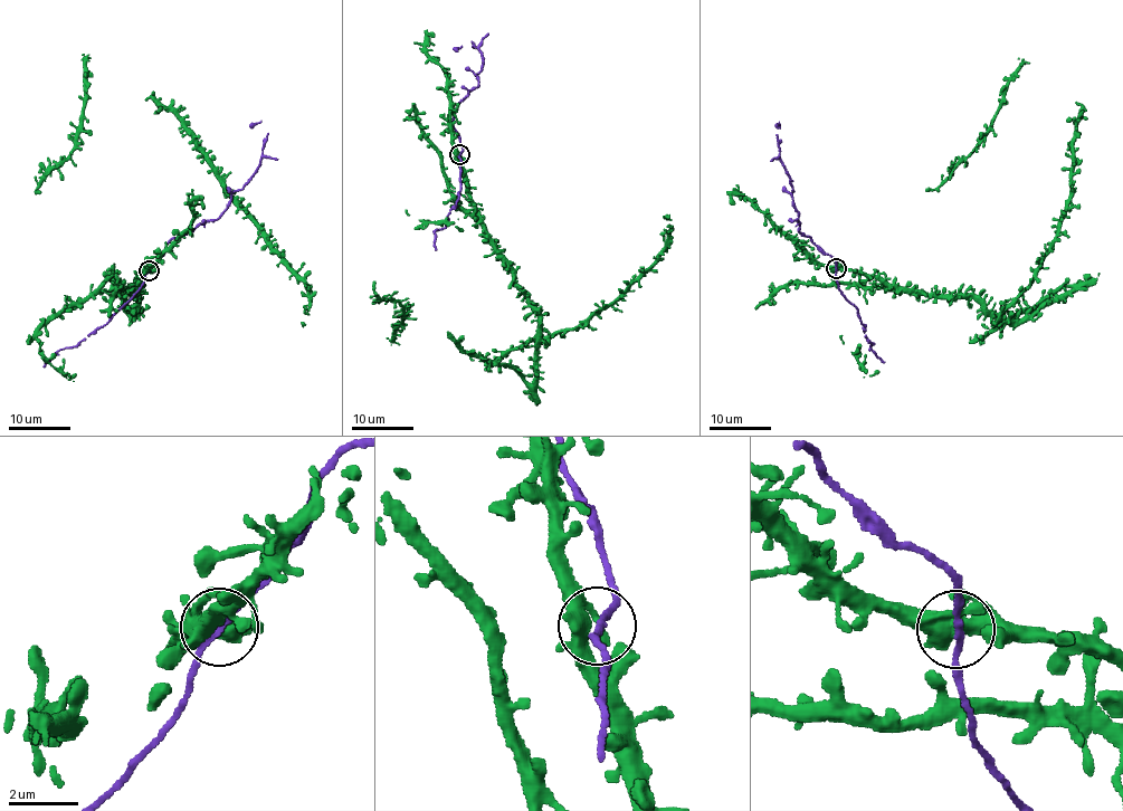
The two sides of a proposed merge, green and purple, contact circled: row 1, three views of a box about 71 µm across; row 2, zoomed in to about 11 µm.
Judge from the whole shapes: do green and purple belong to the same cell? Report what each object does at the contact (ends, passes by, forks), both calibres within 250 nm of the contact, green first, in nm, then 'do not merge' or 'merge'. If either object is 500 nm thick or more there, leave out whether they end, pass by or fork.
green forks; purple passes by; calibres 420 and 160 nm; merge

